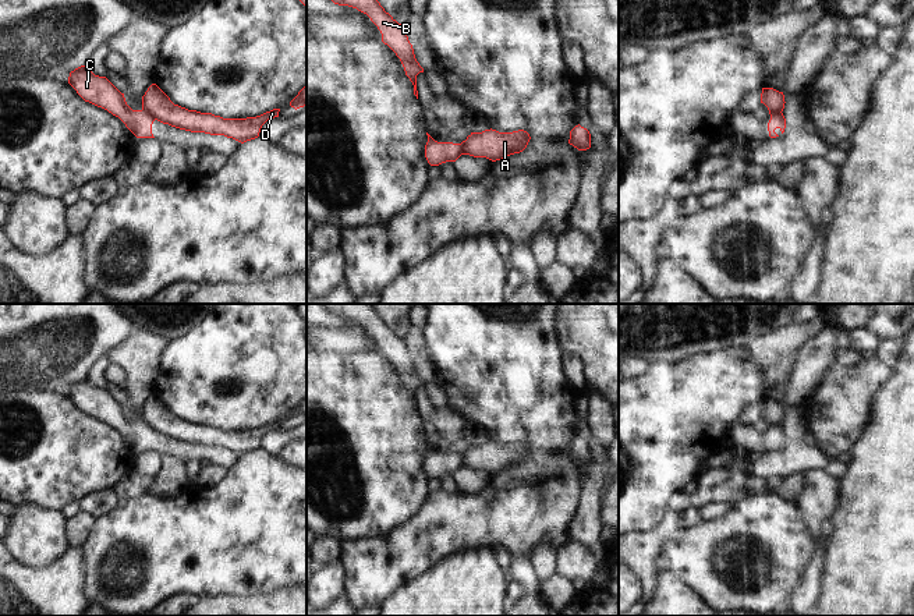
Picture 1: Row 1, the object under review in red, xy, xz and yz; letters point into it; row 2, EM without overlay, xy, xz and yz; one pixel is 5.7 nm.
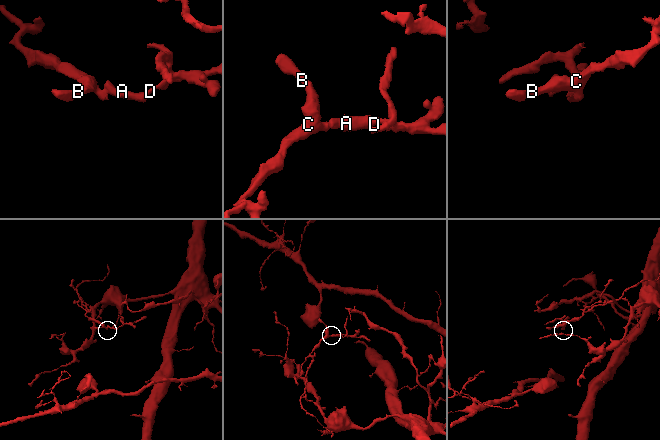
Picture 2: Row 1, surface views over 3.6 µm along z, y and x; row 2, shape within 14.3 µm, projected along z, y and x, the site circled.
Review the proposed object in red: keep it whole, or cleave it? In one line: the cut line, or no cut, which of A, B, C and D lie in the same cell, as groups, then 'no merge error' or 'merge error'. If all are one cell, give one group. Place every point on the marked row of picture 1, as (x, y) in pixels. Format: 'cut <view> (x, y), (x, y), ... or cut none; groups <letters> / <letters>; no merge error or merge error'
cut xy (142, 109), (155, 119); groups A D / B C; merge error

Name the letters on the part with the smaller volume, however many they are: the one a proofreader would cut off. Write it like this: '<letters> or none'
A, D

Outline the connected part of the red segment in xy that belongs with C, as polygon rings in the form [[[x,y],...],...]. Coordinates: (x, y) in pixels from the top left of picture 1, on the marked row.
[[[85,66],[70,72],[68,84],[85,100],[118,117],[137,138],[155,138],[155,118],[145,110],[132,110],[121,93],[106,77],[95,75]]]

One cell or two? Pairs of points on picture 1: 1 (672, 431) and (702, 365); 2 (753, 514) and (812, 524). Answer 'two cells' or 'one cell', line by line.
1: one cell
2: two cells

